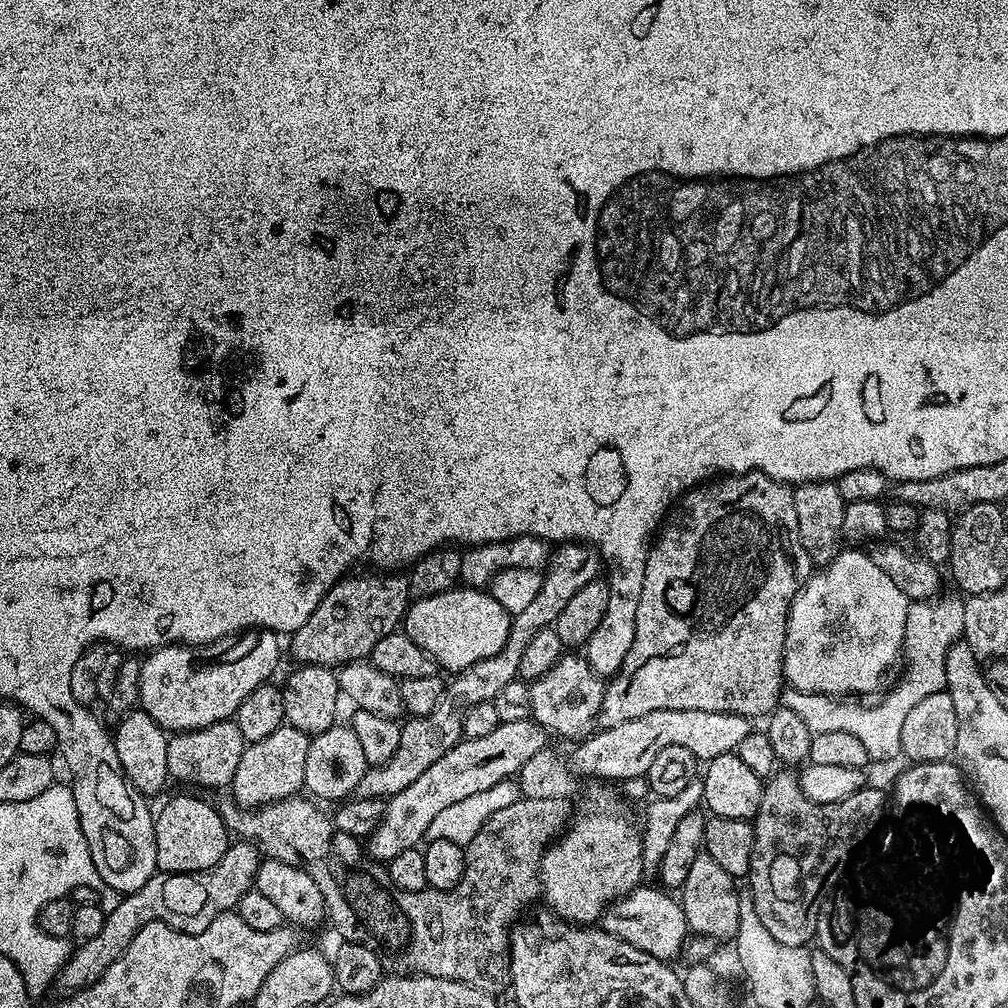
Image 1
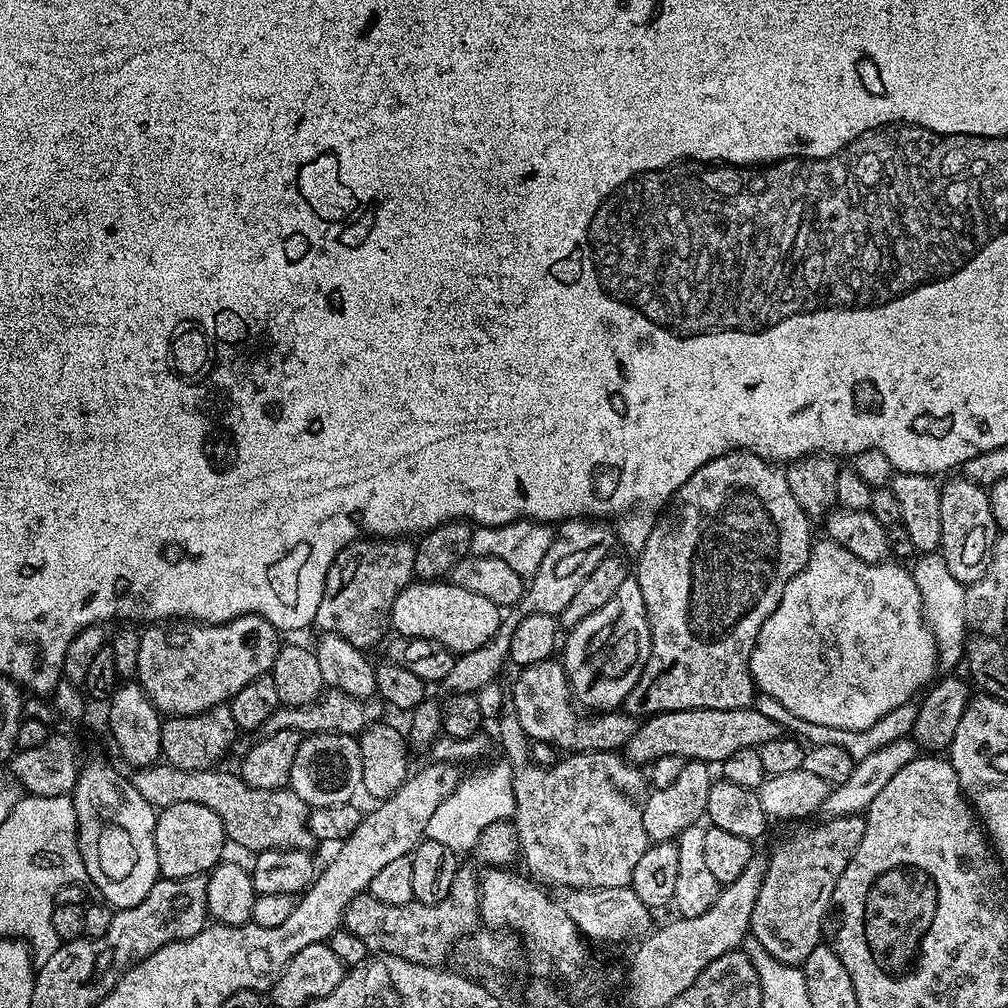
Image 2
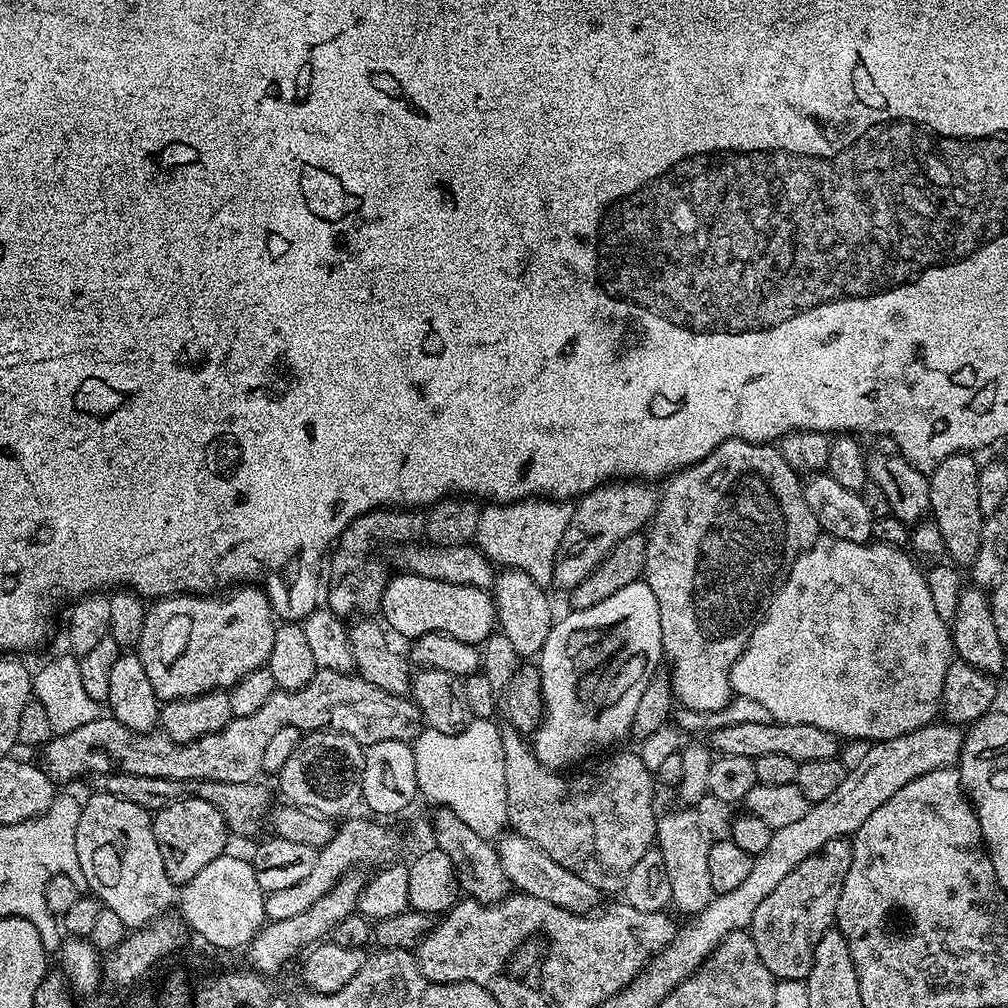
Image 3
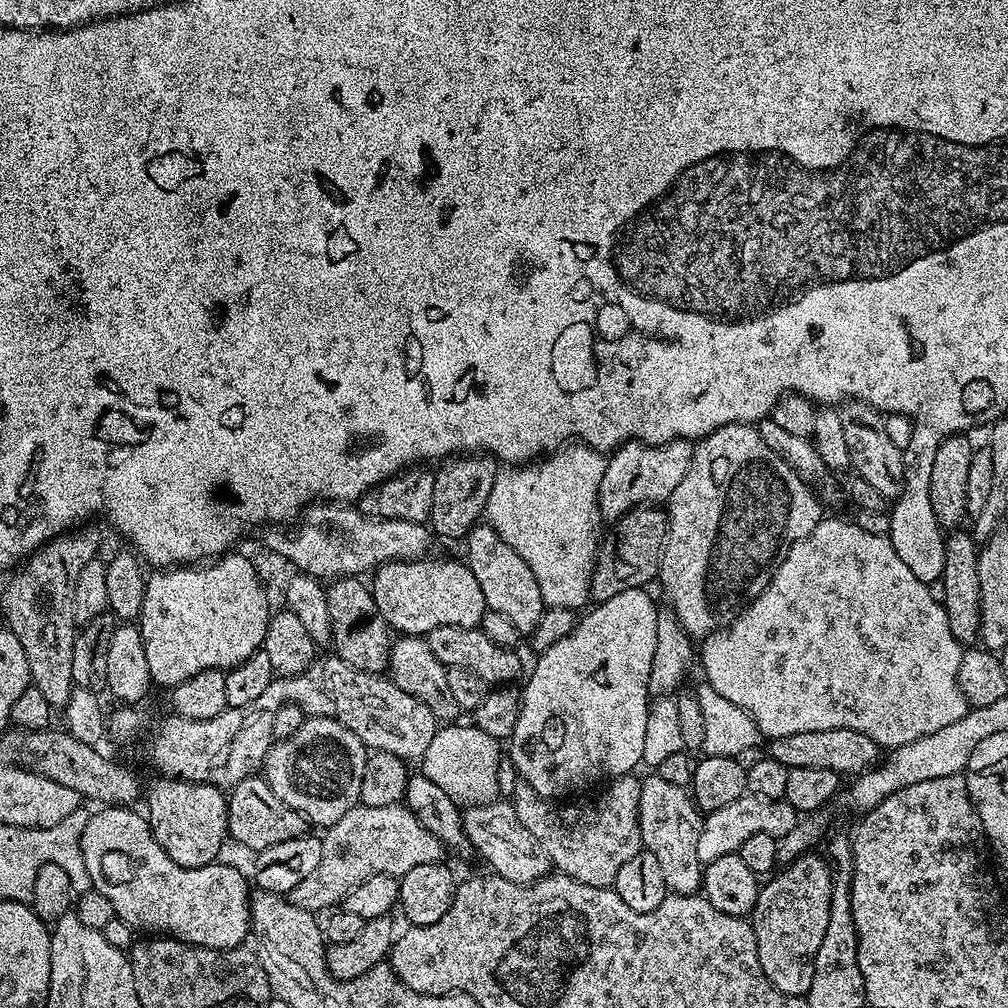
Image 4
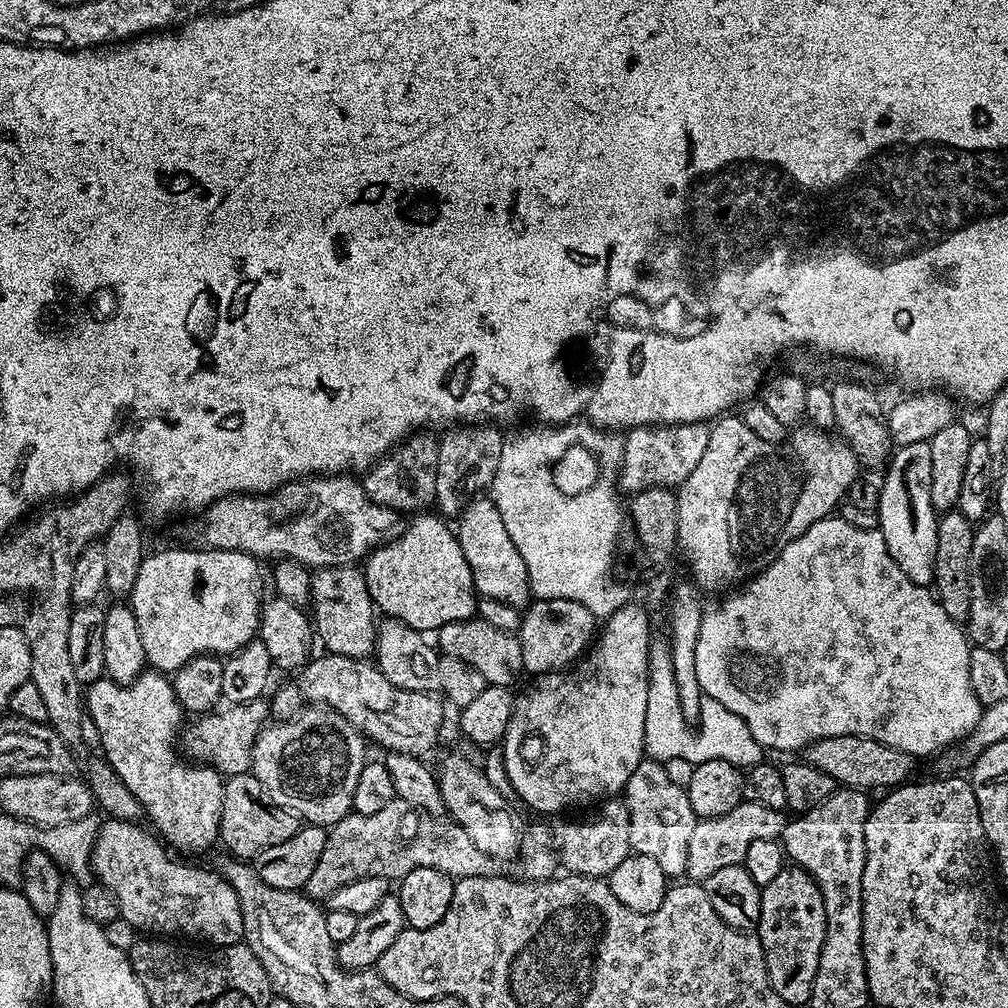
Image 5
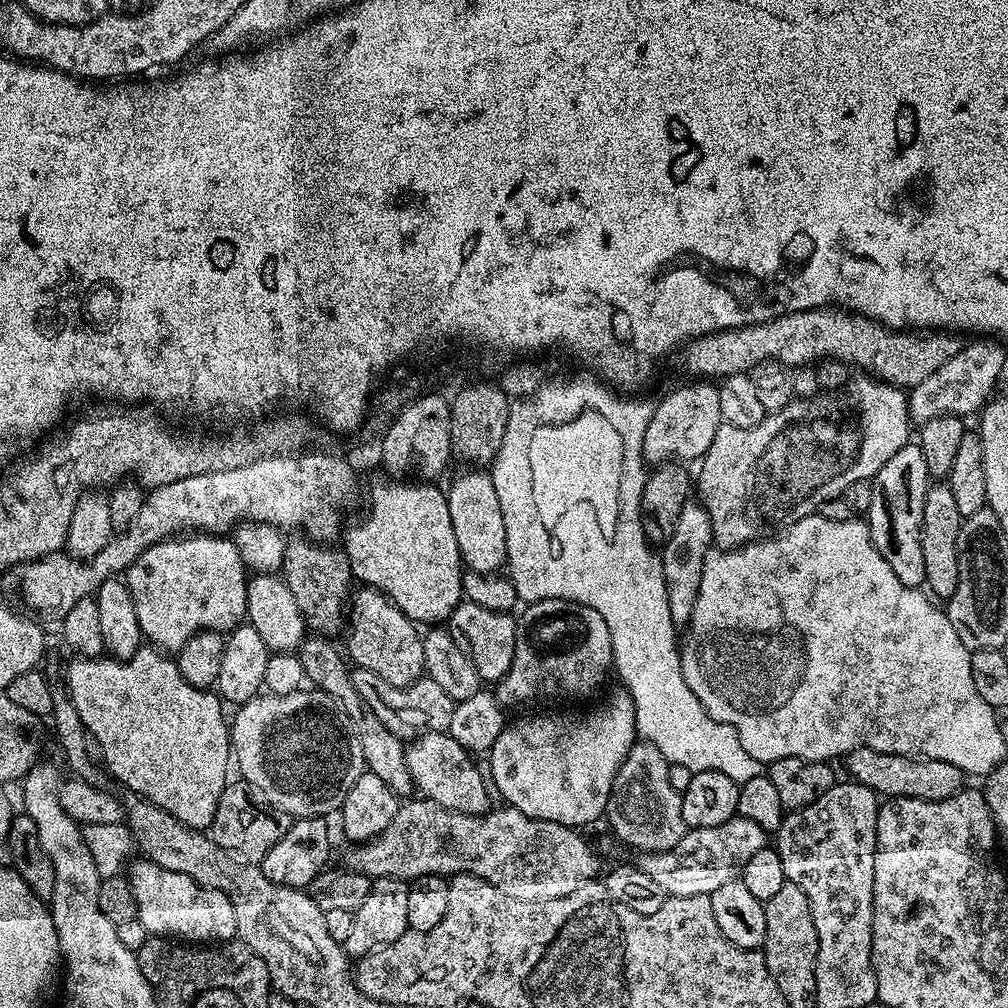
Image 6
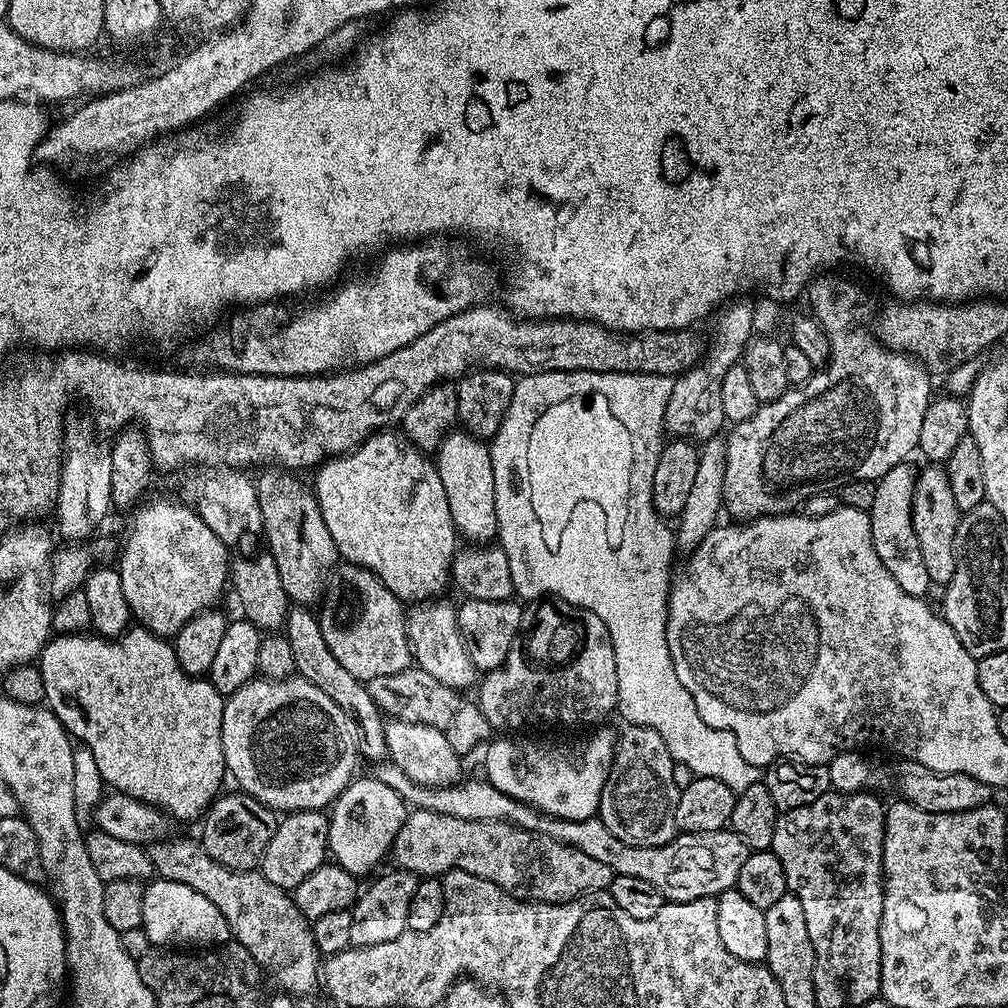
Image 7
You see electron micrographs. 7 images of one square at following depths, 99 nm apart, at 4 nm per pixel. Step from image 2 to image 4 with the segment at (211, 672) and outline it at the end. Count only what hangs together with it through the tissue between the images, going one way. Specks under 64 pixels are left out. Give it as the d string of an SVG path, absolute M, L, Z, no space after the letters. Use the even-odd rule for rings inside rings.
M226 554L216 561L220 568L215 568L212 562L208 562L203 566L173 567L176 576L165 576L162 570L156 570L147 577L152 588L144 586L148 600L142 598L138 627L142 646L148 644L146 663L152 664L150 678L153 685L160 687L161 684L165 690L171 690L186 682L186 678L194 678L194 674L215 668L237 668L263 649L270 609L268 610L268 592L260 585L260 576L256 573L255 566L247 555L241 560L234 560L230 554Z

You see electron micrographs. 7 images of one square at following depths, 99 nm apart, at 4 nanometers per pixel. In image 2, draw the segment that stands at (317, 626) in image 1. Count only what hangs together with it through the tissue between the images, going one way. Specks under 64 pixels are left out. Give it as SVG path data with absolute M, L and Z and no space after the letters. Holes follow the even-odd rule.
M361 538L348 544L338 554L326 574L326 586L322 602L318 602L318 614L314 621L321 633L333 632L346 638L356 648L371 650L384 635L389 634L395 599L411 584L416 575L414 570L415 543L408 538Z

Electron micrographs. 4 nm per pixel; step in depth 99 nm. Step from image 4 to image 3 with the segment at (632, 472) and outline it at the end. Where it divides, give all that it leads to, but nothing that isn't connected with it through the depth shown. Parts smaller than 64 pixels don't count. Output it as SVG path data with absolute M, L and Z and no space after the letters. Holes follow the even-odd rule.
M616 480L600 485L577 501L570 526L566 528L566 534L556 551L555 566L552 568L555 587L562 588L564 592L571 591L622 538L640 532L651 521L658 498L655 491L648 488L651 487L642 482Z

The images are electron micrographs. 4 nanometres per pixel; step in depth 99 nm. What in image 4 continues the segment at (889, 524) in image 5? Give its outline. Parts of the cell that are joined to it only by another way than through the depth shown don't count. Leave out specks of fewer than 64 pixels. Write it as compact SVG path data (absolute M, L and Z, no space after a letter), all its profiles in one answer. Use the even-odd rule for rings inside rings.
M904 452L902 456L903 492L891 507L893 510L888 537L898 558L913 571L919 581L930 586L939 581L942 570L945 568L946 536L932 511L929 498L934 454L932 452L912 453Z

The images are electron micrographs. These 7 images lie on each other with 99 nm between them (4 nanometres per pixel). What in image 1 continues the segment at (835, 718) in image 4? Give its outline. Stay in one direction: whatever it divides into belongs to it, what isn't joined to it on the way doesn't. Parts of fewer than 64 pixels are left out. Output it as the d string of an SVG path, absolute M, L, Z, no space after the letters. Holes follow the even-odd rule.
M841 550L837 553L835 558L830 561L828 564L823 565L819 570L813 571L812 575L808 577L806 583L804 583L804 587L800 589L800 593L796 595L794 598L794 602L790 606L790 610L788 611L788 625L786 626L786 642L784 643L784 678L785 681L791 687L796 688L799 692L813 692L814 694L818 694L819 696L830 696L833 698L868 698L864 696L868 696L871 692L879 693L881 691L880 683L884 680L884 675L887 674L888 671L891 670L892 667L897 667L898 661L901 659L903 650L904 650L904 635L906 634L906 614L908 613L908 605L909 601L906 598L906 594L902 594L902 590L898 590L898 585L892 581L889 576L883 572L882 570L878 570L878 566L874 566L874 562L872 561L871 555L867 551L864 550L848 550L852 552L847 552L847 550Z

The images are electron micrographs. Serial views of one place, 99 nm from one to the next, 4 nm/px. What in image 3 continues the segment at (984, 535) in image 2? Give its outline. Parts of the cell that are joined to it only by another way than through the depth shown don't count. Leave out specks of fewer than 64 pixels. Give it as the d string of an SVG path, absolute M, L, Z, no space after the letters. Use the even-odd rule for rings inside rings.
M952 452L951 455L941 457L934 473L930 474L928 485L930 486L930 514L934 519L934 523L940 530L940 534L944 540L944 549L947 557L959 567L965 565L970 566L976 559L979 546L981 544L981 528L984 523L985 515L978 503L978 472L979 465L976 459L969 453Z

